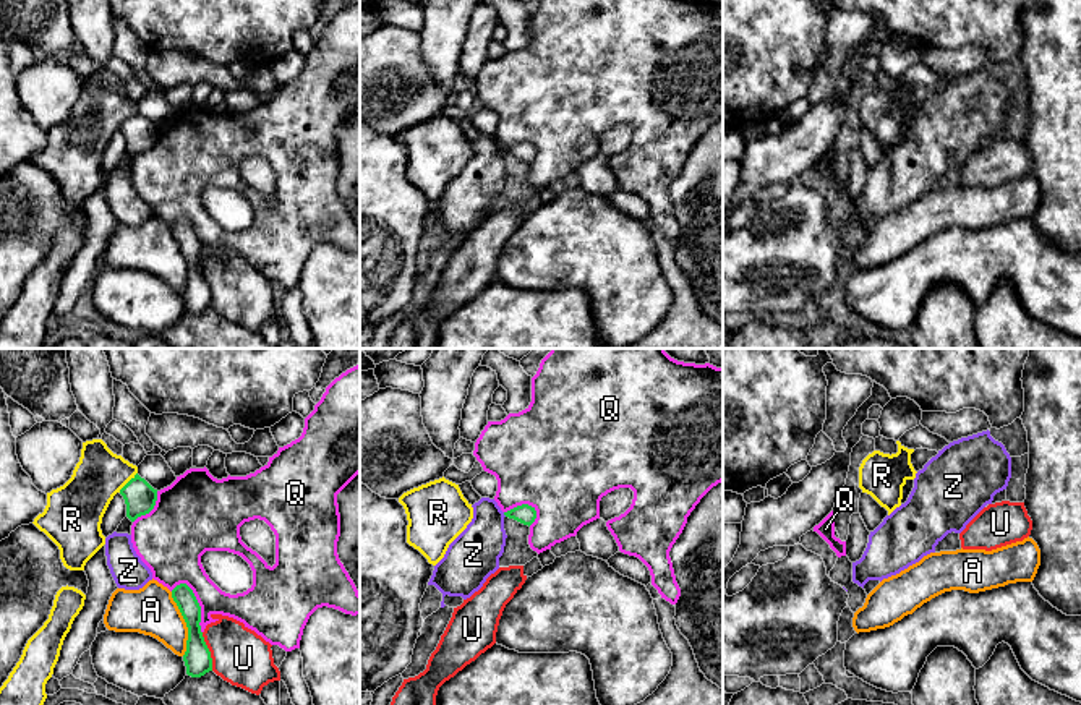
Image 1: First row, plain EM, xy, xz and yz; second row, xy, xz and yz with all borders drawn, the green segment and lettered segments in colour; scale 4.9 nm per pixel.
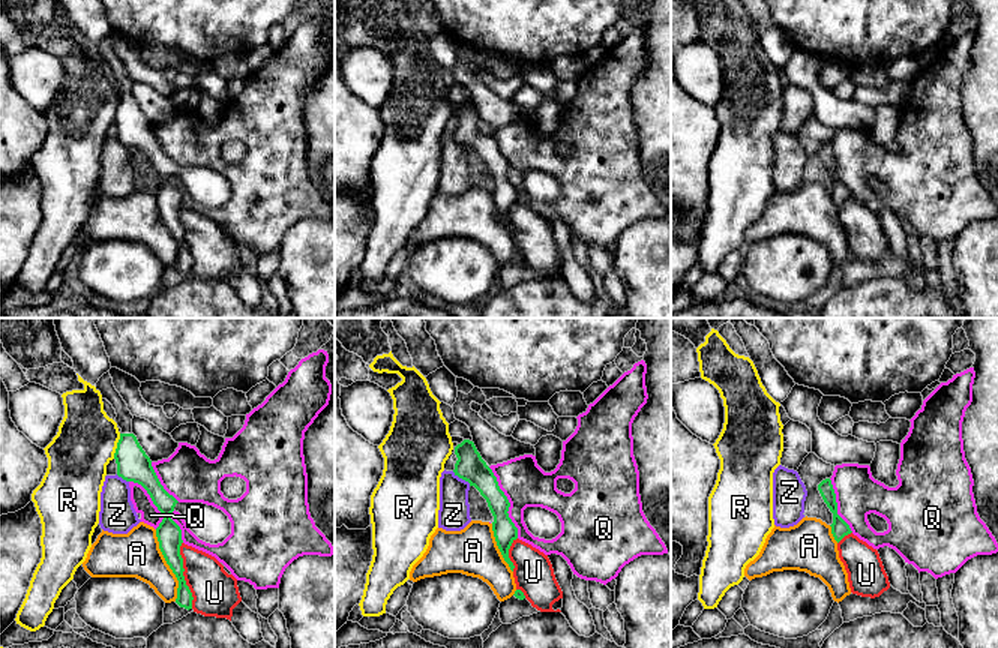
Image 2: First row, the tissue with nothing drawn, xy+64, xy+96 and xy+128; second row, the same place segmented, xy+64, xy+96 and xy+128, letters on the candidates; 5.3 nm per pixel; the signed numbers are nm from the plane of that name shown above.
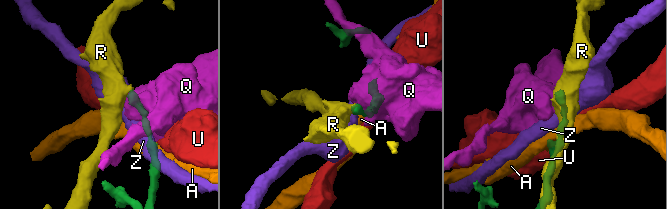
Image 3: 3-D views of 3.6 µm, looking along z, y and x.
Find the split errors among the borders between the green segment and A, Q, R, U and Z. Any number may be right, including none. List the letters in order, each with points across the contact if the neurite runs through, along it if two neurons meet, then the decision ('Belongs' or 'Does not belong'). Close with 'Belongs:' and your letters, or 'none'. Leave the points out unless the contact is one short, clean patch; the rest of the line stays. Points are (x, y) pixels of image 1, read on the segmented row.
A: Does not belong
Q: Does not belong
R: Does not belong
U: Does not belong
Z: Does not belong
Belongs: none

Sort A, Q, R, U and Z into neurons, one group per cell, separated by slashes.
A / Q / R / U / Z

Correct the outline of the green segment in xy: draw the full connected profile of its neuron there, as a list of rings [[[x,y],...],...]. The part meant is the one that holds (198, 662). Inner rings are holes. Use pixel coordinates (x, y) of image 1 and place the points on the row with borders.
[[[180,583],[172,590],[172,598],[177,603],[186,627],[188,640],[183,661],[186,666],[186,674],[191,677],[201,677],[206,673],[212,671],[211,652],[204,642],[201,632],[201,606],[186,583]]]

